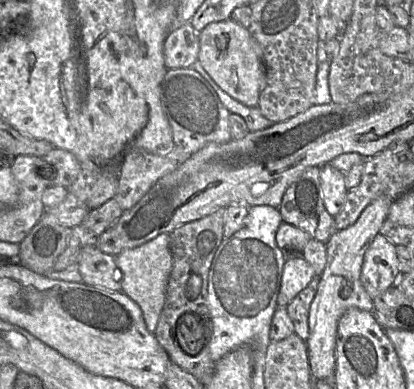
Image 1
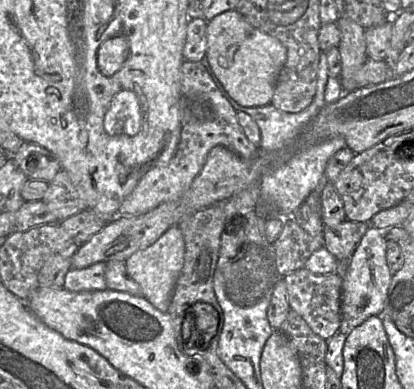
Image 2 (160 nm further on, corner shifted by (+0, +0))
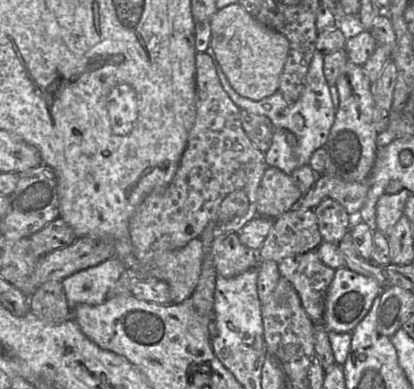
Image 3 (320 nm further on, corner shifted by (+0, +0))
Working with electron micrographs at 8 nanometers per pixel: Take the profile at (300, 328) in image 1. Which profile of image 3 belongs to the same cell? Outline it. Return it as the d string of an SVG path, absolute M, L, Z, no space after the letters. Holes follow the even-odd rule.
M316 249L286 257L278 266L281 277L286 278L298 293L312 323L323 324L326 294L335 270L322 262Z

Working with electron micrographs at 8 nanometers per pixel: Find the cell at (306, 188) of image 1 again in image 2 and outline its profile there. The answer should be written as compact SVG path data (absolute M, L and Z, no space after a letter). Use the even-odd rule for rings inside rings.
M347 219L333 227L325 226L324 247L339 261L348 261L369 227L367 222Z

